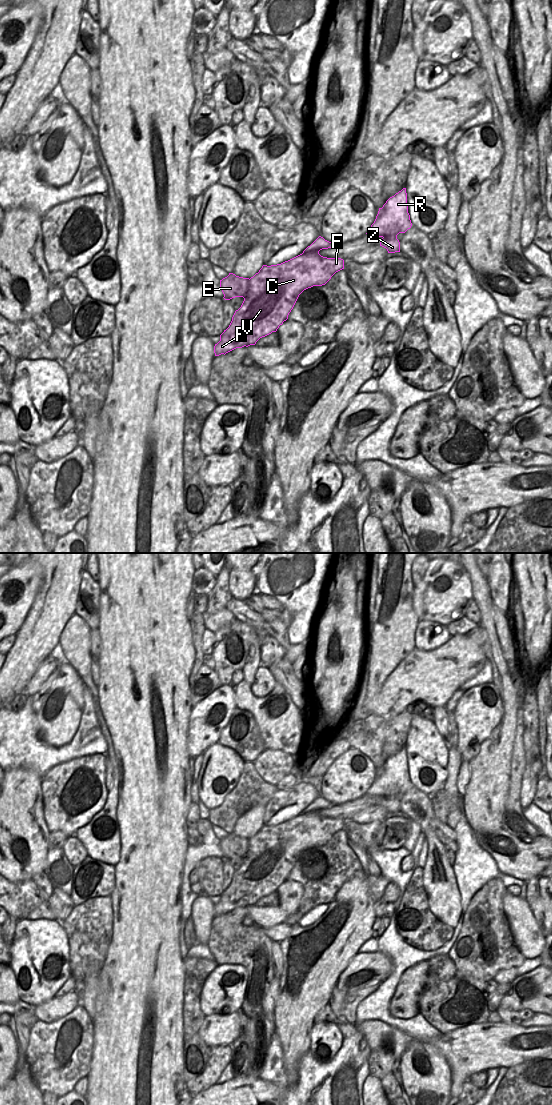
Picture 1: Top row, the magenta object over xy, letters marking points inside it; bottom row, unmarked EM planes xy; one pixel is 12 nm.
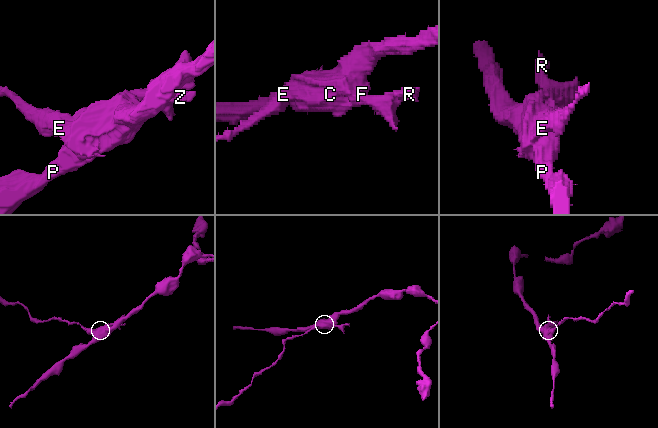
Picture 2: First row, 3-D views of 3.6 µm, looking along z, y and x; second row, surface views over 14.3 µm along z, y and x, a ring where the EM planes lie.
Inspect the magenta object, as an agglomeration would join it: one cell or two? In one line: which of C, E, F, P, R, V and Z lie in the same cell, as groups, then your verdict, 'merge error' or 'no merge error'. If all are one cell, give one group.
C F P R V Z / E | merge error

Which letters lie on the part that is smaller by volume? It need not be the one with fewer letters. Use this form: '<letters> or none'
E

